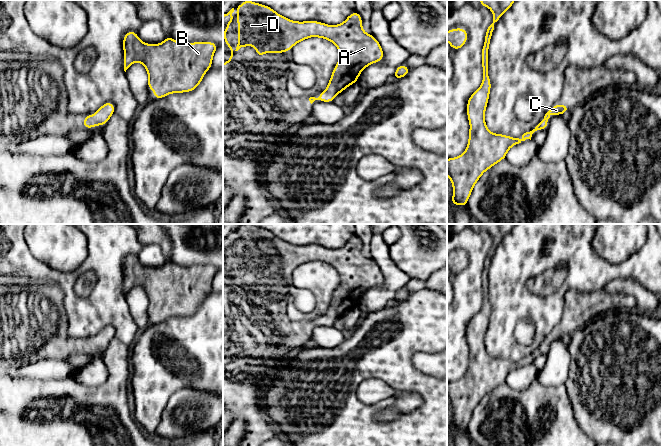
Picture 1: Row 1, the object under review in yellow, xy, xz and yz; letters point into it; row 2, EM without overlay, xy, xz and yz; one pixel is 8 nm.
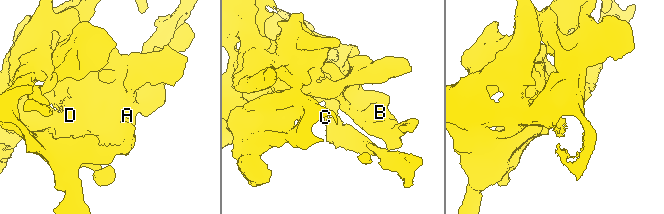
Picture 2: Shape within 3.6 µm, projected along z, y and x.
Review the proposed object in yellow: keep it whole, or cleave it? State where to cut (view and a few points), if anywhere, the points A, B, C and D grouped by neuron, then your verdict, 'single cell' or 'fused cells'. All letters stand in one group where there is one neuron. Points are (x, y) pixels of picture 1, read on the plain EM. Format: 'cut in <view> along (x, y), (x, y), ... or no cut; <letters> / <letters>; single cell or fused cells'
no cut; A B C D; single cell

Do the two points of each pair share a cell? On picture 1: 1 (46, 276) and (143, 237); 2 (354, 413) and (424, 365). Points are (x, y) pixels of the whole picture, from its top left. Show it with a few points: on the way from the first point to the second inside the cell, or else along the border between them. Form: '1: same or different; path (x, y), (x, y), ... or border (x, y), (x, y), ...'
1: different; border (136, 234), (137, 240), (142, 245)
2: different; border (415, 352), (413, 365), (420, 371), (436, 378)

